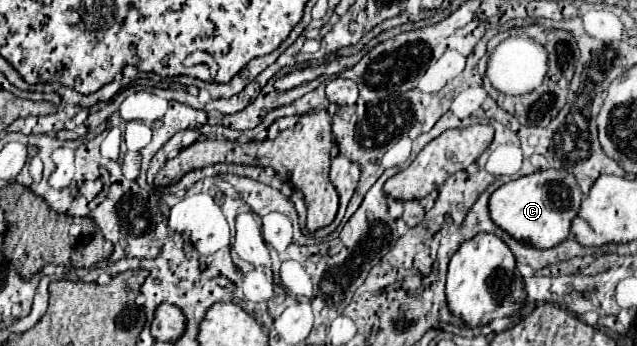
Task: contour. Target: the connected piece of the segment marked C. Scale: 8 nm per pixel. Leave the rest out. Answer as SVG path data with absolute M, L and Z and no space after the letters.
M549 167L501 185L489 199L489 213L493 223L513 239L537 249L549 249L569 237L581 201L583 193L575 175Z

